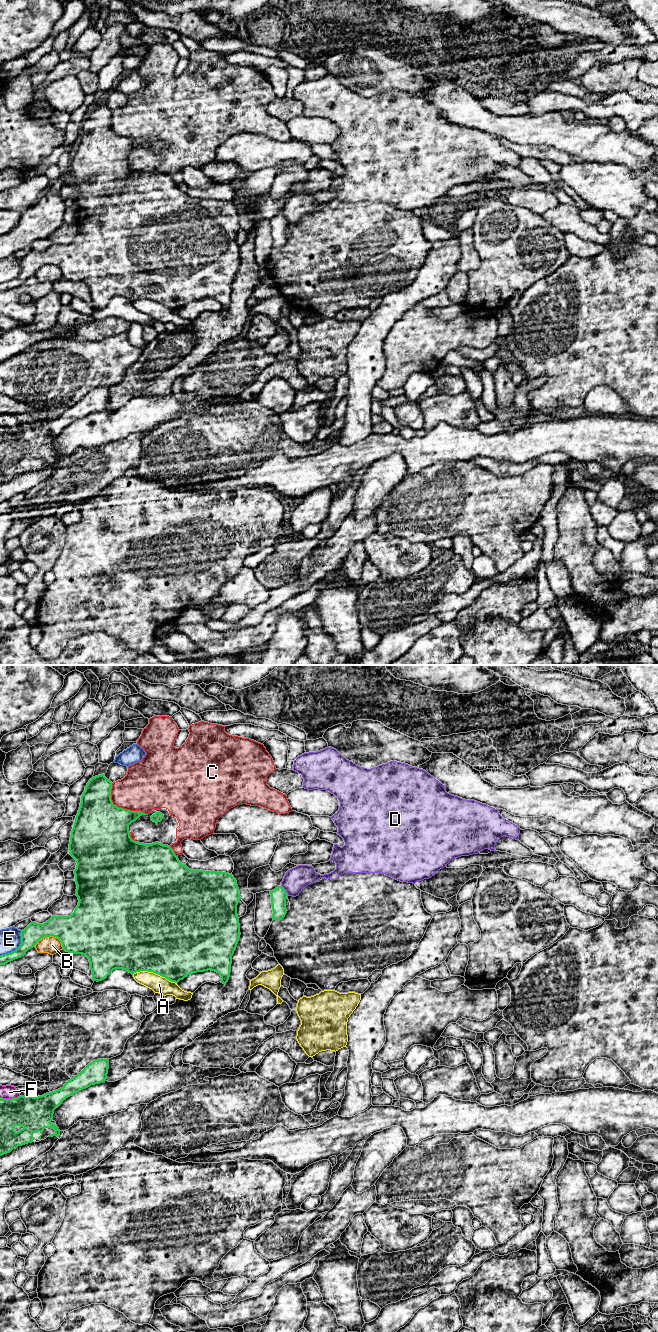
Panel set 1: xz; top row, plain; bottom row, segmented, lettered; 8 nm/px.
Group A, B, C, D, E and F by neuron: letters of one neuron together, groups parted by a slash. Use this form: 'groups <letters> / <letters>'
groups A / B / C / D / E / F

